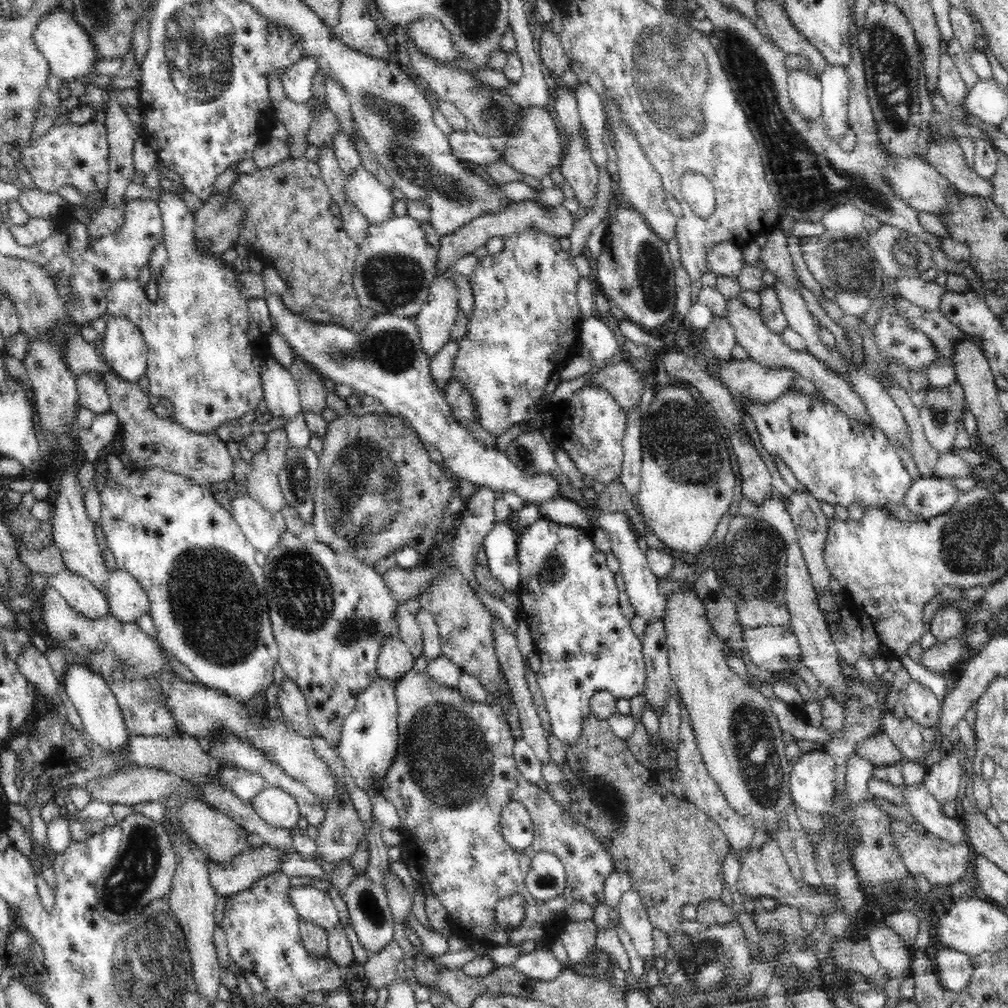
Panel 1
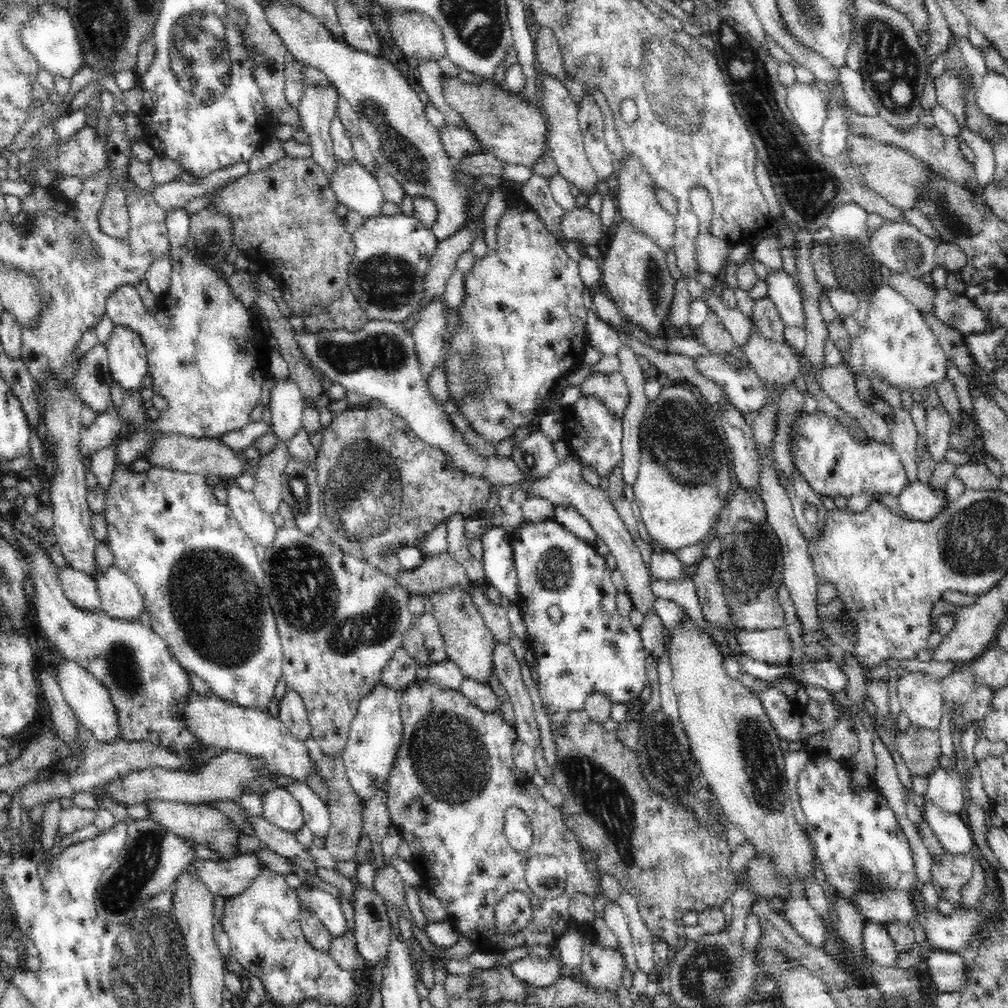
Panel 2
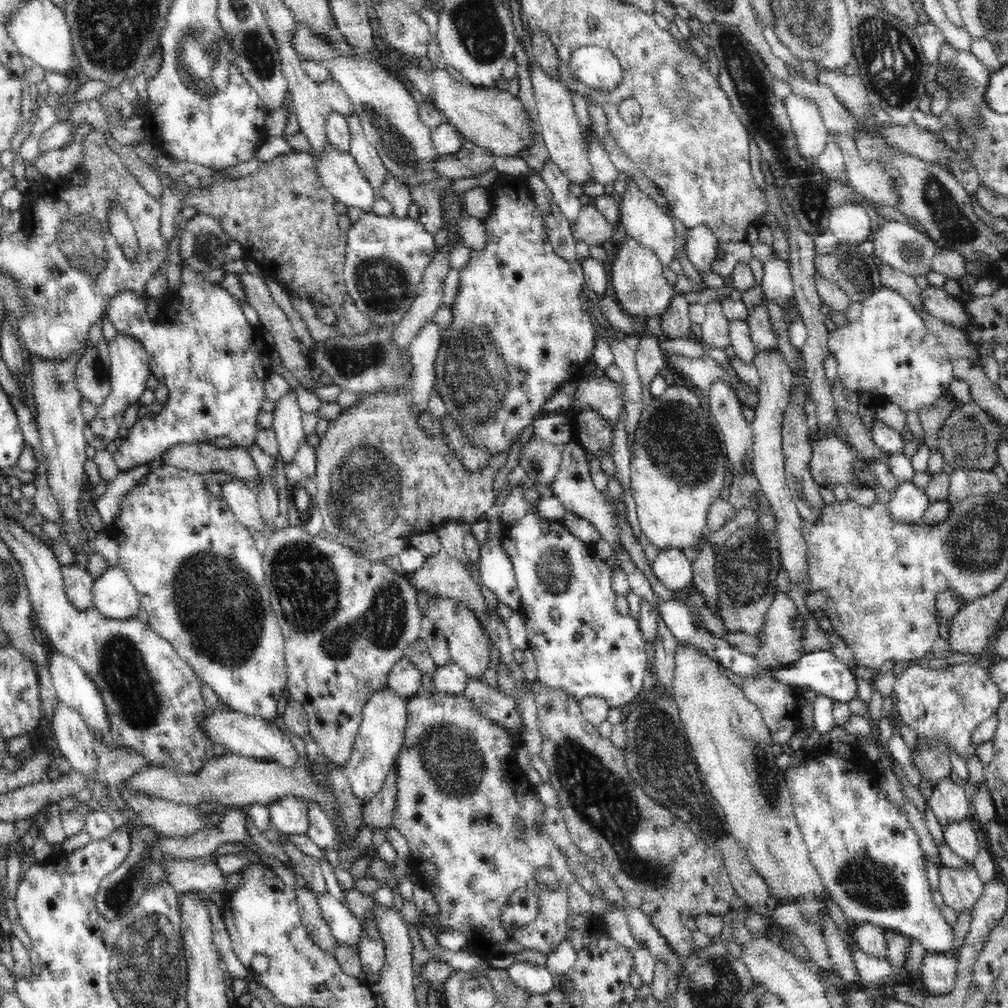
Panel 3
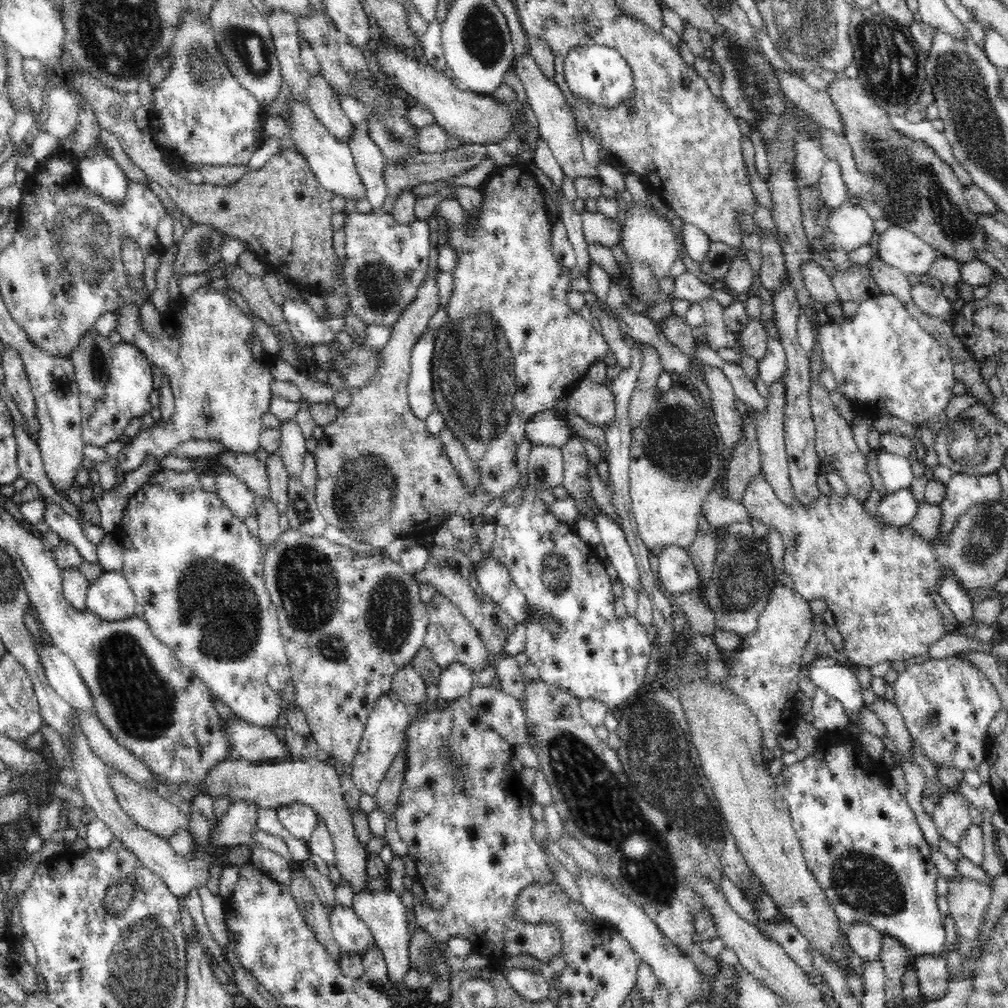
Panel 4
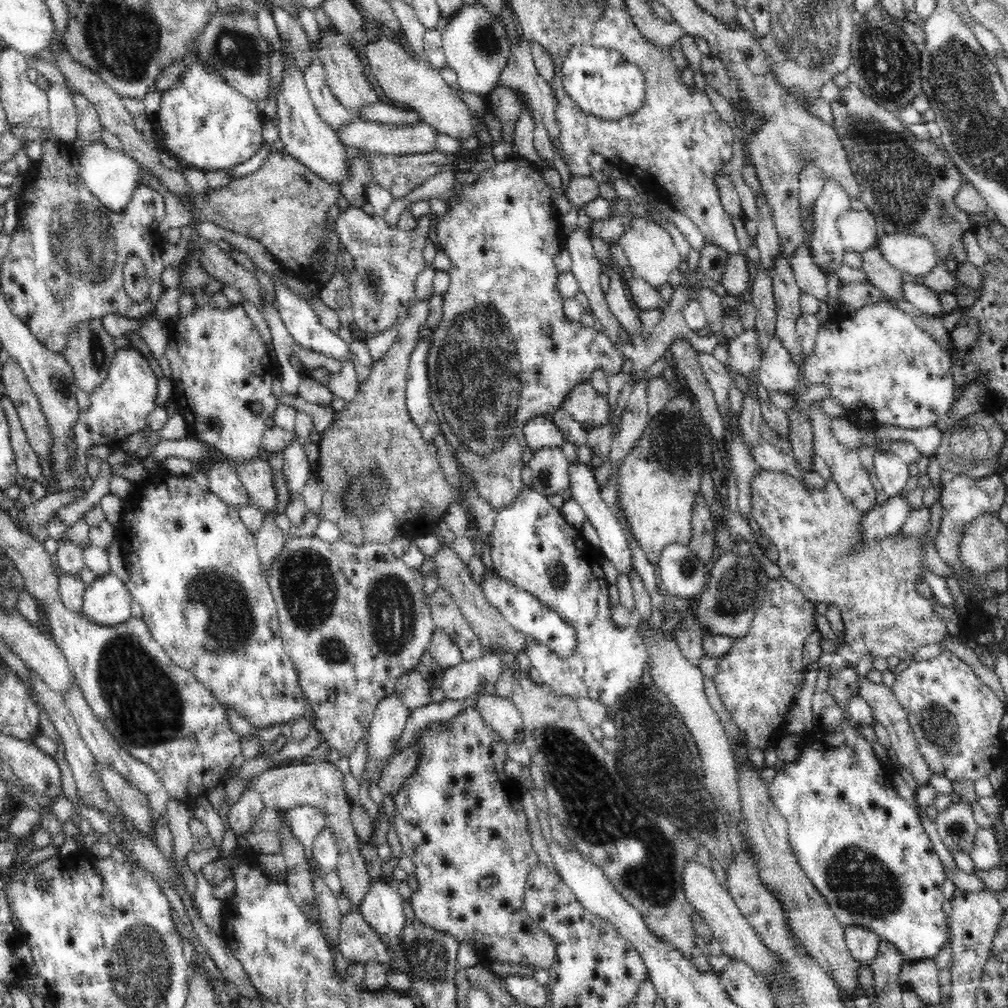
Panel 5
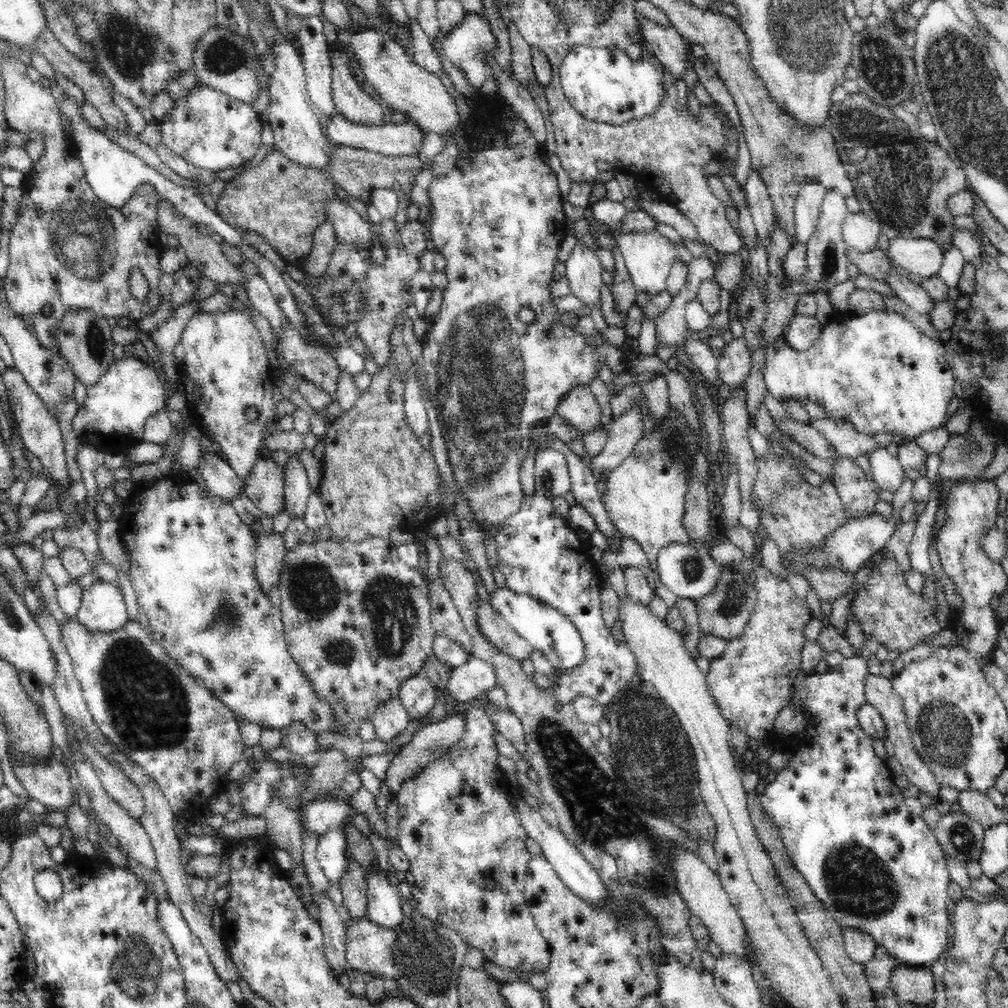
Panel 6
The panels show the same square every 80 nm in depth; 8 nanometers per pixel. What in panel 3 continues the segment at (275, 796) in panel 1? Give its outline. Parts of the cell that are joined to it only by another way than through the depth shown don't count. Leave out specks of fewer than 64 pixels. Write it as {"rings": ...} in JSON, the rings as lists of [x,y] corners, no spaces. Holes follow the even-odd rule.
{"rings":[[[282,797],[279,801],[267,806],[270,820],[283,834],[304,834],[308,830],[308,807],[304,800],[298,797]]]}

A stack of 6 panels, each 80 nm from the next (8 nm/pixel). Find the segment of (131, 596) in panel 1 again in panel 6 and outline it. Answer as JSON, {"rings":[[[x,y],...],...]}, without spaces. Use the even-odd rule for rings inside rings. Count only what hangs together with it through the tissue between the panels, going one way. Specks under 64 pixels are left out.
{"rings":[[[95,580],[94,584],[83,592],[81,607],[74,620],[88,630],[90,634],[108,634],[122,628],[129,621],[129,616],[124,594],[120,591],[120,587],[112,584],[112,582]]]}

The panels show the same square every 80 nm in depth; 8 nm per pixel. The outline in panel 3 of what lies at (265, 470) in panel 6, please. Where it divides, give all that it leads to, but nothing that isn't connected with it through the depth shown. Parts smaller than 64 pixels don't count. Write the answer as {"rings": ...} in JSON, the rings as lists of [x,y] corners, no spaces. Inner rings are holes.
{"rings":[[[207,441],[174,445],[159,457],[164,465],[176,466],[179,470],[191,470],[199,475],[225,472],[231,478],[243,481],[253,478],[257,486],[262,478],[247,450],[218,448]]]}

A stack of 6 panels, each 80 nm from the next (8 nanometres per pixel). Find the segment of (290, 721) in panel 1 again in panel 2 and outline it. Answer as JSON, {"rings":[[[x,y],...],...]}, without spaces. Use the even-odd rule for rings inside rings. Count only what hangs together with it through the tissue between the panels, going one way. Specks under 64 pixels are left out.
{"rings":[[[287,689],[279,702],[279,719],[299,740],[306,741],[311,736],[309,714],[300,695]]]}

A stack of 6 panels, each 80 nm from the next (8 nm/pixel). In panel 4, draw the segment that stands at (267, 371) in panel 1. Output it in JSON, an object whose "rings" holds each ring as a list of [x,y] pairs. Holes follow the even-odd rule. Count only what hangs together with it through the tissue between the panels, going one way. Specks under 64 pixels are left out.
{"rings":[[[296,418],[288,419],[279,424],[281,441],[278,452],[289,477],[300,477],[302,461],[306,450],[306,437],[302,434],[302,429],[298,425]]]}

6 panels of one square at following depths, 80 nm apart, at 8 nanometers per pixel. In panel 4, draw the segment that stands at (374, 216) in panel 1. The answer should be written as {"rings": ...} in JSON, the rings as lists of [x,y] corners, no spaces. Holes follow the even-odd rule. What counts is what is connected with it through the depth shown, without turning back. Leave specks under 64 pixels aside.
{"rings":[[[292,102],[290,108],[292,108],[292,118],[288,118],[288,124],[292,124],[290,136],[294,138],[294,151],[305,158],[320,185],[335,196],[345,198],[346,201],[367,199],[367,193],[357,172],[349,144],[344,144],[336,140],[334,135],[330,135],[328,128],[320,123],[313,110],[310,110],[304,102]]]}

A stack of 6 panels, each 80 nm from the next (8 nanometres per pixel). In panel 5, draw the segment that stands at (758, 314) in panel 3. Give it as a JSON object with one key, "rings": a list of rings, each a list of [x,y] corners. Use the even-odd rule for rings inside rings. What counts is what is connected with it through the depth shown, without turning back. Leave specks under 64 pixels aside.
{"rings":[[[756,329],[742,332],[728,344],[729,359],[725,368],[728,369],[730,377],[736,373],[750,376],[754,369],[759,367],[763,353],[758,345],[758,333]]]}

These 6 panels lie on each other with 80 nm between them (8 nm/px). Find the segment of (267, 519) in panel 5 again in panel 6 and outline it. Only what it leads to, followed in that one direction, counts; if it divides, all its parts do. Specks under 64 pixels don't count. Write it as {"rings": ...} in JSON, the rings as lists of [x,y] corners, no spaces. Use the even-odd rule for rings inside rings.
{"rings":[[[282,533],[259,534],[255,553],[256,577],[262,591],[268,593],[280,580],[280,569],[286,554]]]}

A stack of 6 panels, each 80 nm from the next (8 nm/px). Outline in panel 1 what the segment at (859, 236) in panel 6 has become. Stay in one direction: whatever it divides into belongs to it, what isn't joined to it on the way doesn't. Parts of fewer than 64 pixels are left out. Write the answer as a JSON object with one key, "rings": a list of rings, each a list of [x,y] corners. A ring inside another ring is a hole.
{"rings":[[[842,204],[830,208],[826,214],[822,215],[822,226],[831,233],[842,232],[851,238],[852,234],[858,234],[864,226],[864,217],[858,208],[852,204]]]}

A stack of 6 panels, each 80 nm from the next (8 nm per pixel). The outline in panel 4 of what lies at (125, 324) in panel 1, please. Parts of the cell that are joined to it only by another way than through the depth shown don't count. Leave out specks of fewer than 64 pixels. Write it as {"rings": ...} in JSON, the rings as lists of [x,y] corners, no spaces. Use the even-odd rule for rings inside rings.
{"rings":[[[122,340],[121,343],[113,345],[111,357],[109,380],[104,386],[104,391],[94,402],[93,414],[89,417],[84,416],[81,422],[81,442],[98,448],[103,448],[108,442],[119,440],[130,420],[142,418],[152,410],[148,401],[148,395],[153,389],[152,364],[144,353],[140,352],[136,345]]]}

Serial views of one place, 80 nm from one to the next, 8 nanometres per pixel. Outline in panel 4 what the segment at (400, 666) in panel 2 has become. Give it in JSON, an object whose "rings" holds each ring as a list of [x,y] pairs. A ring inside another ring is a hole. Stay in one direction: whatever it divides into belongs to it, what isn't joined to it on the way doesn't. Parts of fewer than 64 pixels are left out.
{"rings":[[[410,665],[399,670],[392,678],[392,693],[405,703],[418,704],[426,701],[426,682]]]}

